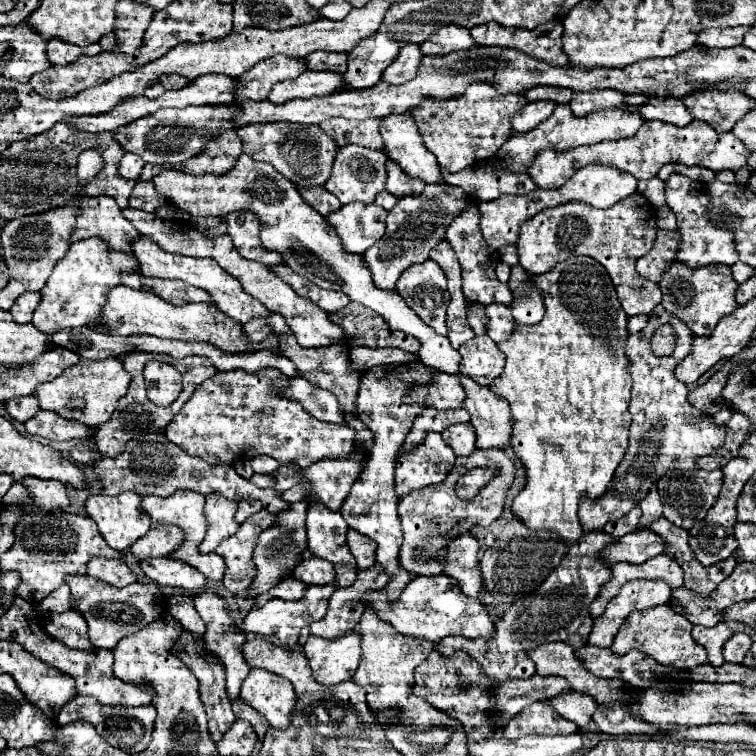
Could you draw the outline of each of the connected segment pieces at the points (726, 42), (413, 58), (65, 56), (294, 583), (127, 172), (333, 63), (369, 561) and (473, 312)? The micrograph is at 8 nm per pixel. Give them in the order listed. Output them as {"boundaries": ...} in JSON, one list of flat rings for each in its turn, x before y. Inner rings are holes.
{"boundaries":[[[736,26,736,28,724,28,724,30,702,30,698,34,698,44,706,48,740,46,746,30,750,30,750,26]],[[406,44,398,58,382,72,382,80,388,84,402,84,408,82,416,76,418,72,418,64,422,60,422,52,418,44]],[[52,38,52,40,46,44,46,58,48,58,48,62,54,64,54,66,66,66,66,64,70,64,70,62,76,62,76,58,82,56,82,54,94,56,94,54,100,54,100,52,102,52,102,48,100,48,98,42,92,44,92,46,82,48,82,46,66,44,66,42,58,40,58,38]],[[284,578,284,582,280,582,280,586,276,586,276,590,268,592,268,594,260,594,260,598,254,598,256,606,264,606,264,602,272,600,272,598,282,598,282,600,298,600,300,596,304,596,304,588,306,584,296,580,296,578]],[[124,154,122,160,118,162,118,174,126,180,138,180,142,176,144,160,136,154]],[[312,52,308,58,308,70,332,70,332,72,346,72,346,54,342,52]],[[348,530,348,548,356,558,358,570,368,570,376,564,376,542,372,542,372,538,364,538,362,534,356,534,356,530]],[[470,304,470,310,468,310,468,322,470,322,470,326,472,326,472,330,474,330,476,336,486,334,486,330,484,330,486,328,484,308,486,306,482,306,482,304]]]}

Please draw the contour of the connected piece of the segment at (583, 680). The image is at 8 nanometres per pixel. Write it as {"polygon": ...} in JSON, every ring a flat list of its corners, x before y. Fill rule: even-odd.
{"polygon":[[564,642,544,644,536,650,530,650,528,656,534,660,536,672,540,676,562,676,572,684,576,692,592,694,590,686,606,686,606,680,590,674,574,656,574,648]]}

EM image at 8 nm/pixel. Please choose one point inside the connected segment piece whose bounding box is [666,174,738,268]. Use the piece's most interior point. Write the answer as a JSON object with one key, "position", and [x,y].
{"position":[701,243]}

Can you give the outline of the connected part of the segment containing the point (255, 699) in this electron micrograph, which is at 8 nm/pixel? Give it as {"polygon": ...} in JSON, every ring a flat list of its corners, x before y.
{"polygon":[[252,668,242,682,242,700,258,710,272,728,284,730,296,706,296,694,288,680,260,668]]}

